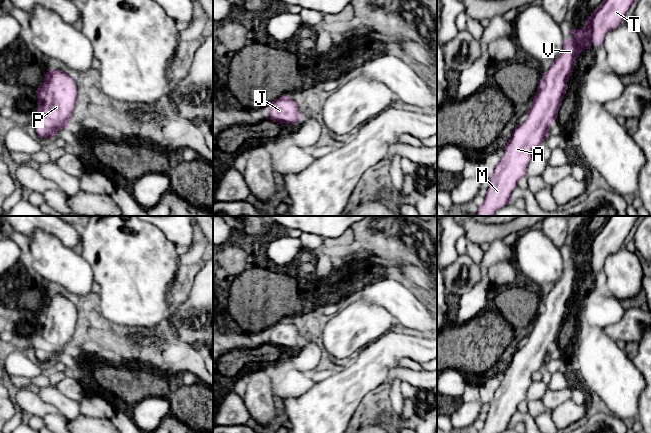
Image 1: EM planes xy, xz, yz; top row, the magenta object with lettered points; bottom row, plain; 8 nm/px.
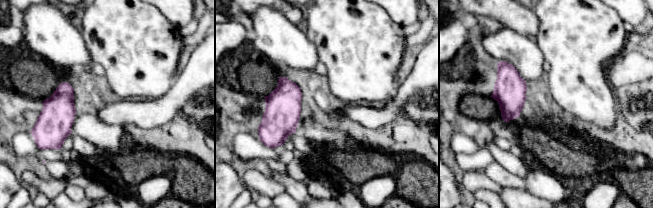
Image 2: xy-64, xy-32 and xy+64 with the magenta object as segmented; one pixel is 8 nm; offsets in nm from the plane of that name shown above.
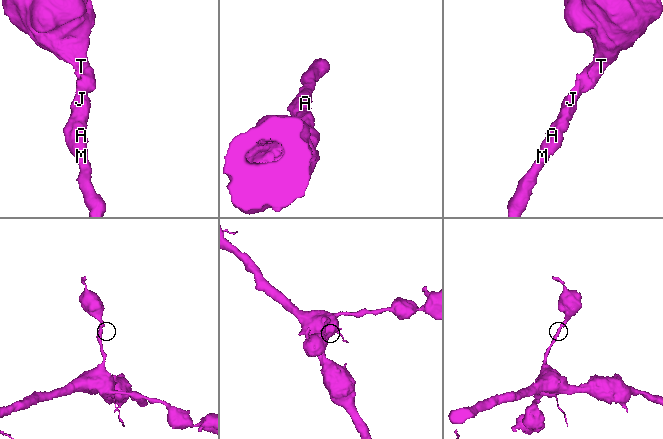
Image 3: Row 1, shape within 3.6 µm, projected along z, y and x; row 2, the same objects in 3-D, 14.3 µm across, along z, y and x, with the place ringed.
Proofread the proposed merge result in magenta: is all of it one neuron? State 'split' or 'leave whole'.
leave whole

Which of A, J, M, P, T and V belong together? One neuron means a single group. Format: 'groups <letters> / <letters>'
groups A J M P T V

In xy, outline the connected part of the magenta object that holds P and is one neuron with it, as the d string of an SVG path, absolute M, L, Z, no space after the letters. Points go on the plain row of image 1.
M48 294L36 319L39 326L36 357L40 362L52 363L59 354L70 351L77 309L66 296Z

